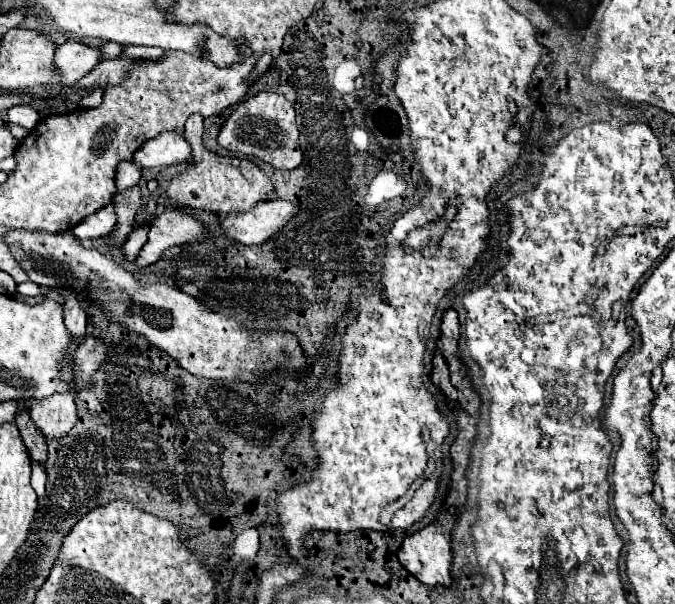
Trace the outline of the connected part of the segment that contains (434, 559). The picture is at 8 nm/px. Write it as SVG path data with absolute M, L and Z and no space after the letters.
M437 519L433 523L429 523L427 527L423 527L421 531L407 535L397 551L397 557L401 561L401 565L413 573L421 583L425 585L449 585L451 583L451 575L449 575L449 567L451 567L451 545L449 545L449 537L451 537L451 529L453 523L437 523Z

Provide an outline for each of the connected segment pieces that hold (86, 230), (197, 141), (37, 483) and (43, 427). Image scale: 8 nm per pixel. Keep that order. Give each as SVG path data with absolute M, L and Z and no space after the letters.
M109 203L105 207L101 207L101 211L95 211L91 217L85 217L75 229L73 233L77 233L77 237L83 241L83 239L89 239L89 237L103 237L103 235L109 235L115 227L115 221L117 215L115 215L115 207Z
M191 115L187 119L187 143L191 145L191 161L187 169L175 175L167 185L167 197L179 207L205 209L213 213L231 213L231 211L249 211L255 203L263 201L265 193L273 189L267 175L249 159L221 157L211 153L201 143L203 135L203 117Z
M32 462L32 473L30 483L38 497L42 497L45 494L46 490L46 480L47 474L44 468L42 468L39 464Z
M73 389L45 399L31 399L29 407L37 429L43 431L47 439L65 435L77 421Z

